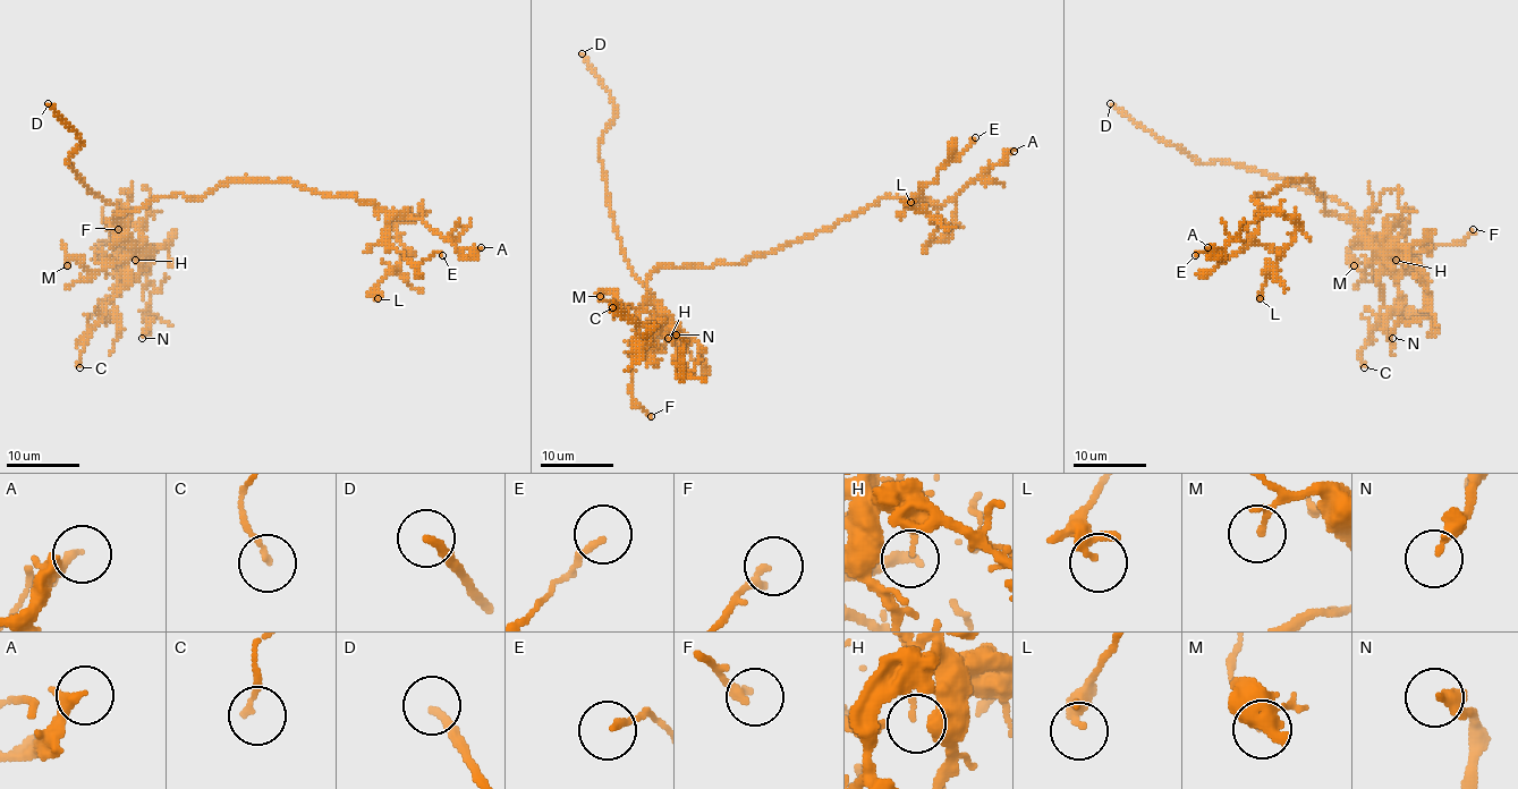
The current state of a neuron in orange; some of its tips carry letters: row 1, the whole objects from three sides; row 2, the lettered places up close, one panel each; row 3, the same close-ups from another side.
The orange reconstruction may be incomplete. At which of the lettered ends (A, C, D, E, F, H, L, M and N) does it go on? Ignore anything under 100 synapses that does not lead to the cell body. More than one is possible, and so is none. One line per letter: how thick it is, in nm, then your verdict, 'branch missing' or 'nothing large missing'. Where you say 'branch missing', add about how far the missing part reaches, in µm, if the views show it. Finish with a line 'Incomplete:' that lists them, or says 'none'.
A: 280 nm | nothing large missing
C: 130 nm | nothing large missing
D: 200 nm | branch missing | 70 µm
E: 150 nm | nothing large missing
F: 240 nm | nothing large missing
H: 100 nm | nothing large missing
L: 160 nm | nothing large missing
M: 140 nm | nothing large missing
N: 280 nm | nothing large missing
Incomplete: D

